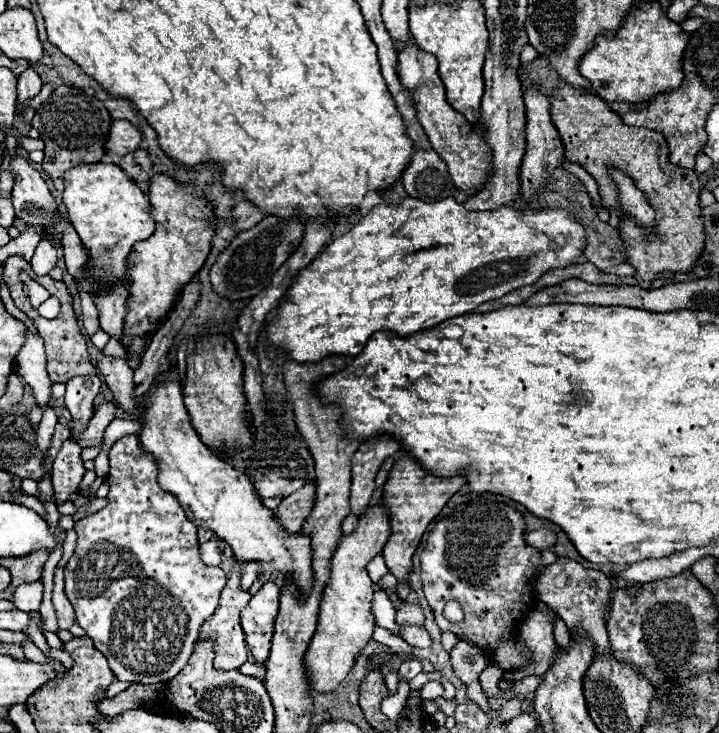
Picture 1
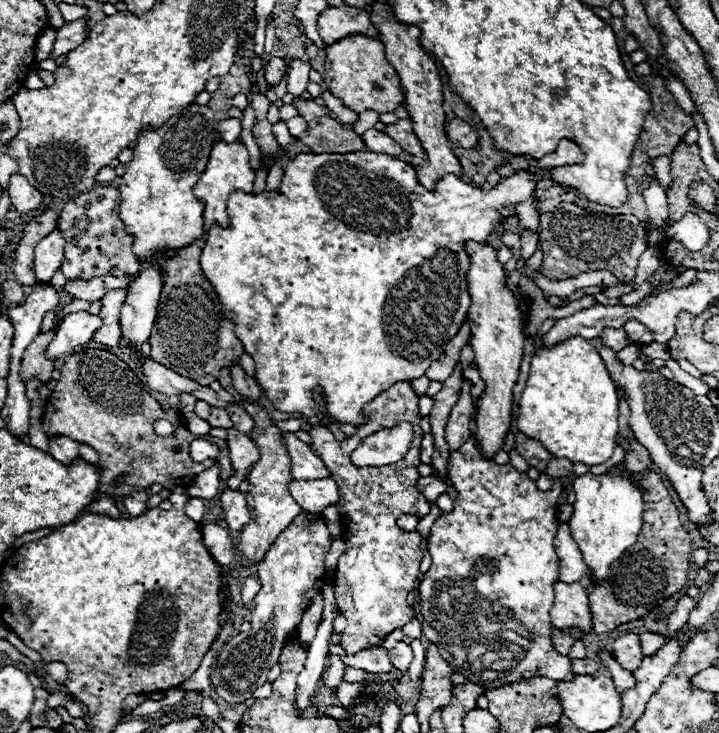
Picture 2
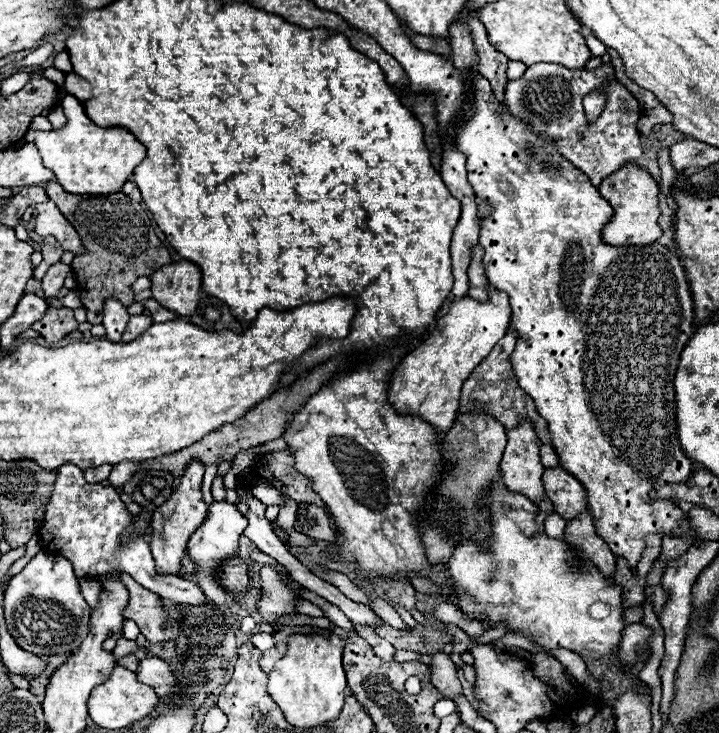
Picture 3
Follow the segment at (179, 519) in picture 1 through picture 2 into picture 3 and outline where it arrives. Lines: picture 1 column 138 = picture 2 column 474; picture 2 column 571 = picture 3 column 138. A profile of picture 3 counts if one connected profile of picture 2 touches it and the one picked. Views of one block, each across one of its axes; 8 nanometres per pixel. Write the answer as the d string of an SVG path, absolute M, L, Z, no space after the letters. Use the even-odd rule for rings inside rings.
M142 658L138 662L138 670L136 670L136 678L144 684L148 684L150 688L156 690L158 696L168 696L172 694L172 686L174 686L174 672L170 670L170 666L160 660L160 658Z

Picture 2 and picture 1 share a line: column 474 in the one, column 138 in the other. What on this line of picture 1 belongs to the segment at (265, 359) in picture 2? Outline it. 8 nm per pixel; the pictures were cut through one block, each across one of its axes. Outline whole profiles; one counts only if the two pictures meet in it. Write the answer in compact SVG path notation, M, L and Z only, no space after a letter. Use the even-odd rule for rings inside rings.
M80 164L64 174L64 198L62 198L68 218L74 224L80 240L88 248L90 262L86 268L86 280L76 282L78 288L92 294L92 290L110 286L116 280L128 286L126 262L132 246L148 238L154 230L154 220L150 218L150 202L142 190L114 164ZM120 202L120 204L118 204ZM124 202L134 202L132 212L122 212L128 206ZM98 234L98 240L96 240Z

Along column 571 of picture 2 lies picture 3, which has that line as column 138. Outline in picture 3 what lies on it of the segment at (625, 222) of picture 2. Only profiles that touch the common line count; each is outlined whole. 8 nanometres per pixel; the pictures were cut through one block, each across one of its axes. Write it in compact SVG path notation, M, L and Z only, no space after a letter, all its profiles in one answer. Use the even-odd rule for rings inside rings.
M46 182L44 190L82 238L84 252L74 258L72 266L76 272L80 300L88 312L90 324L102 322L102 304L108 296L116 296L124 304L132 304L132 282L140 276L152 276L158 268L172 262L168 248L154 234L144 206L130 200L126 194L116 192L104 196L84 196L84 210L76 214L82 196L64 192L56 182Z

